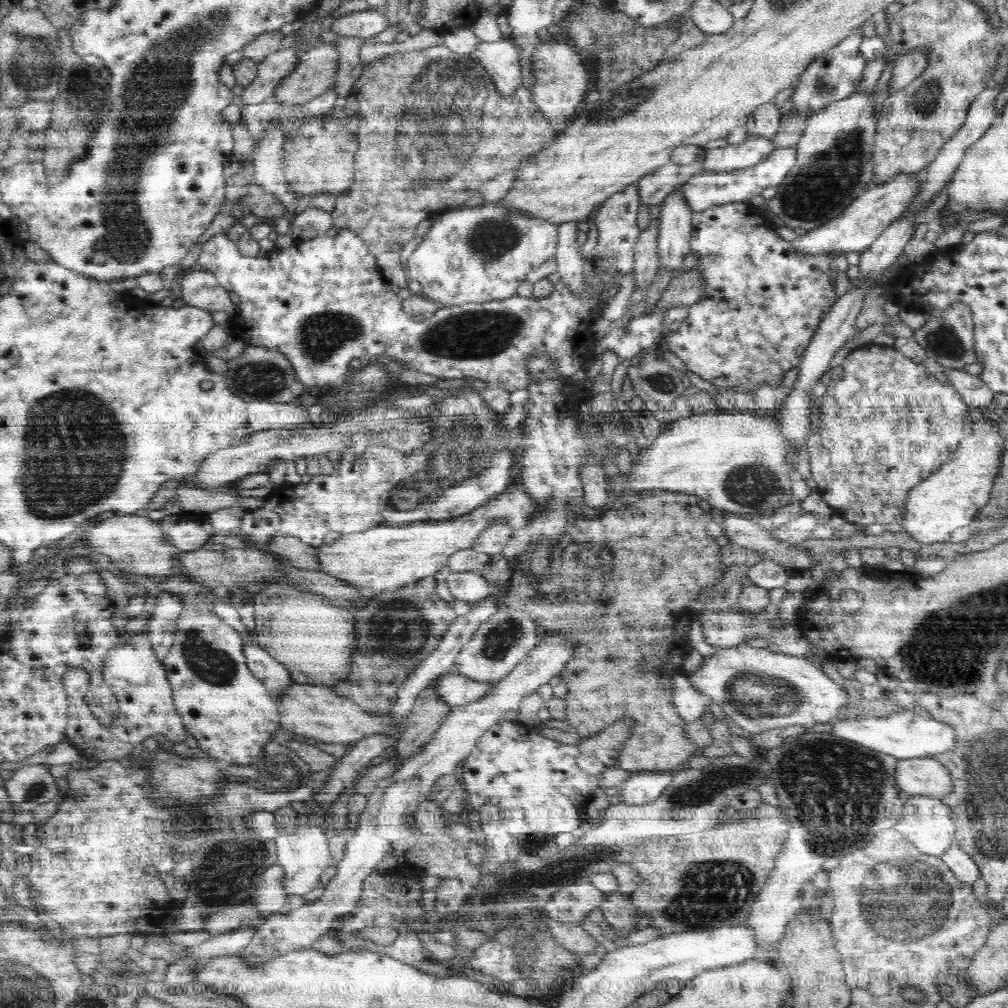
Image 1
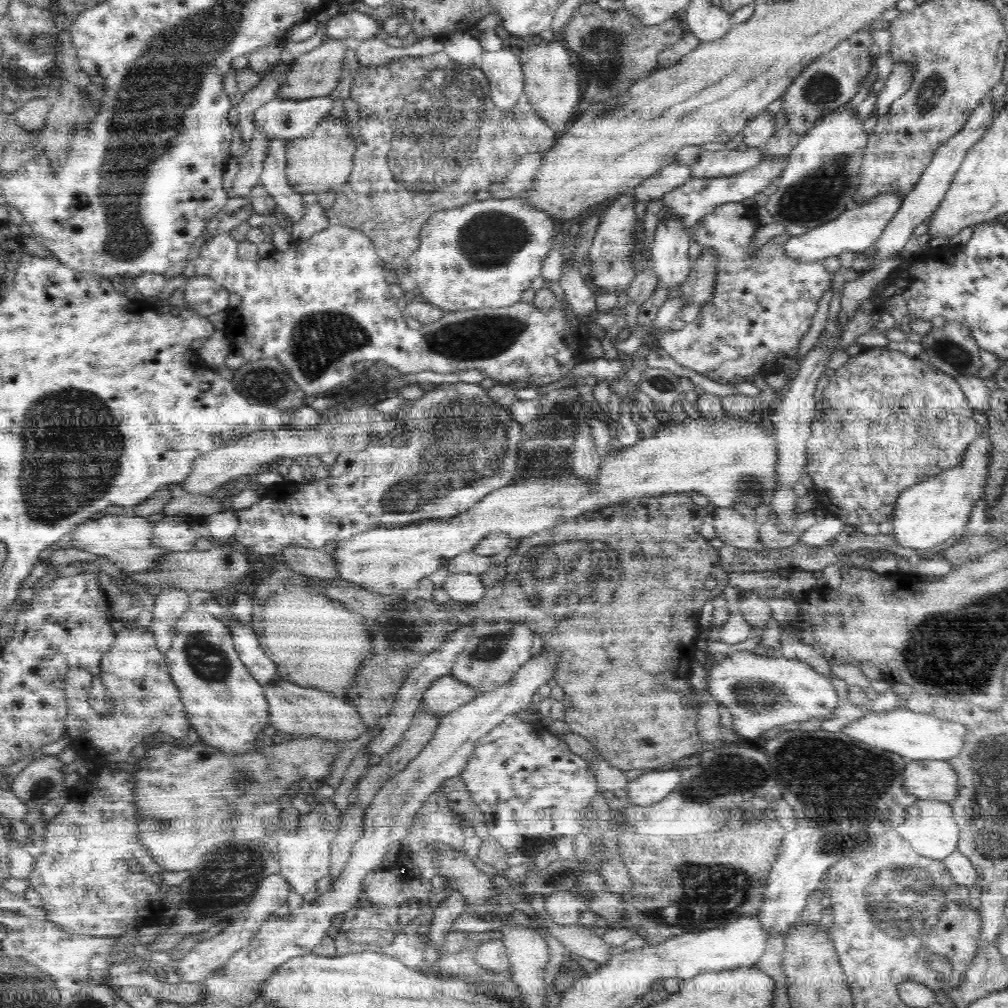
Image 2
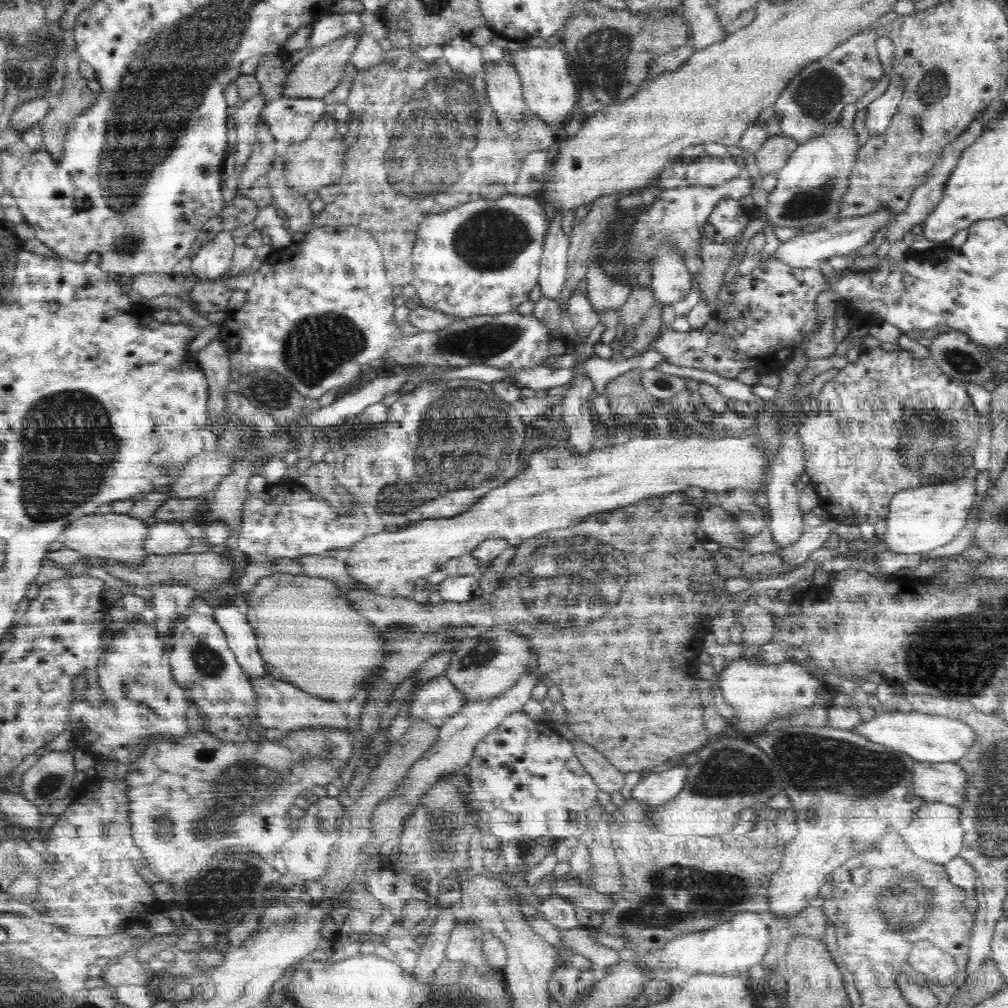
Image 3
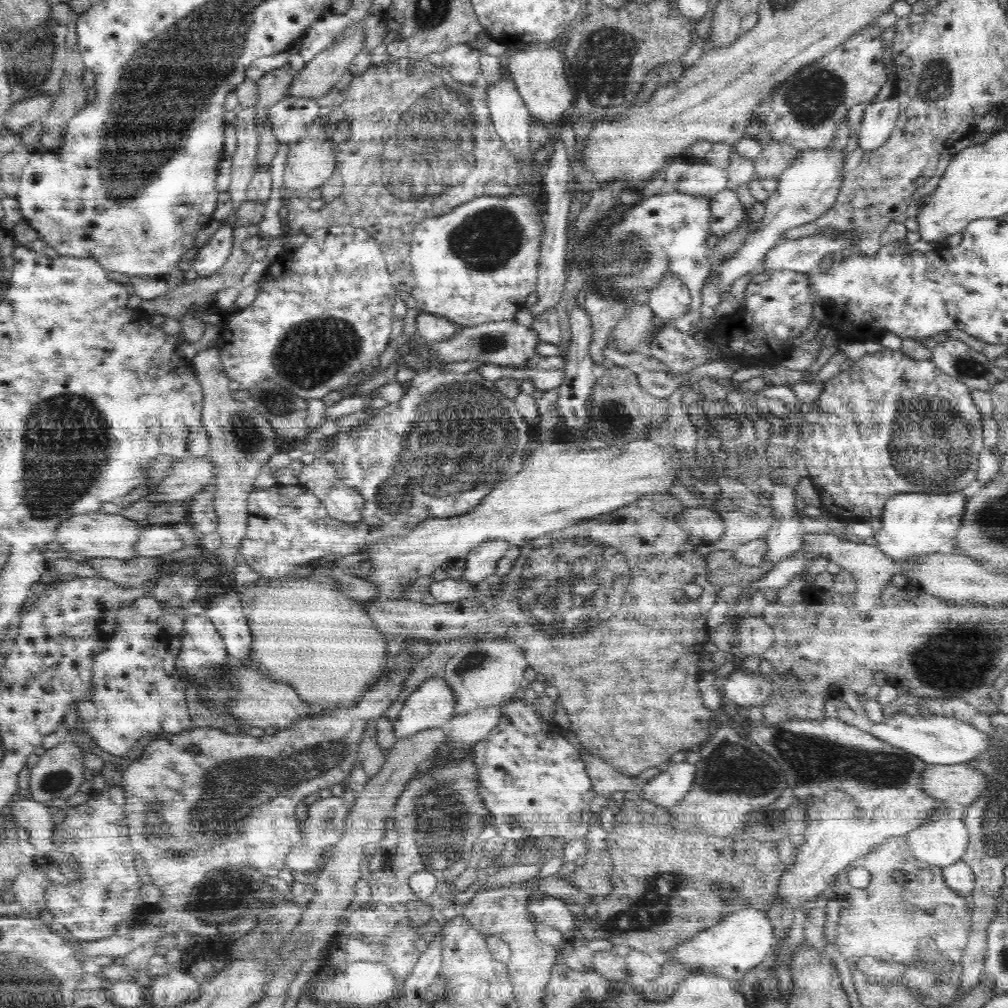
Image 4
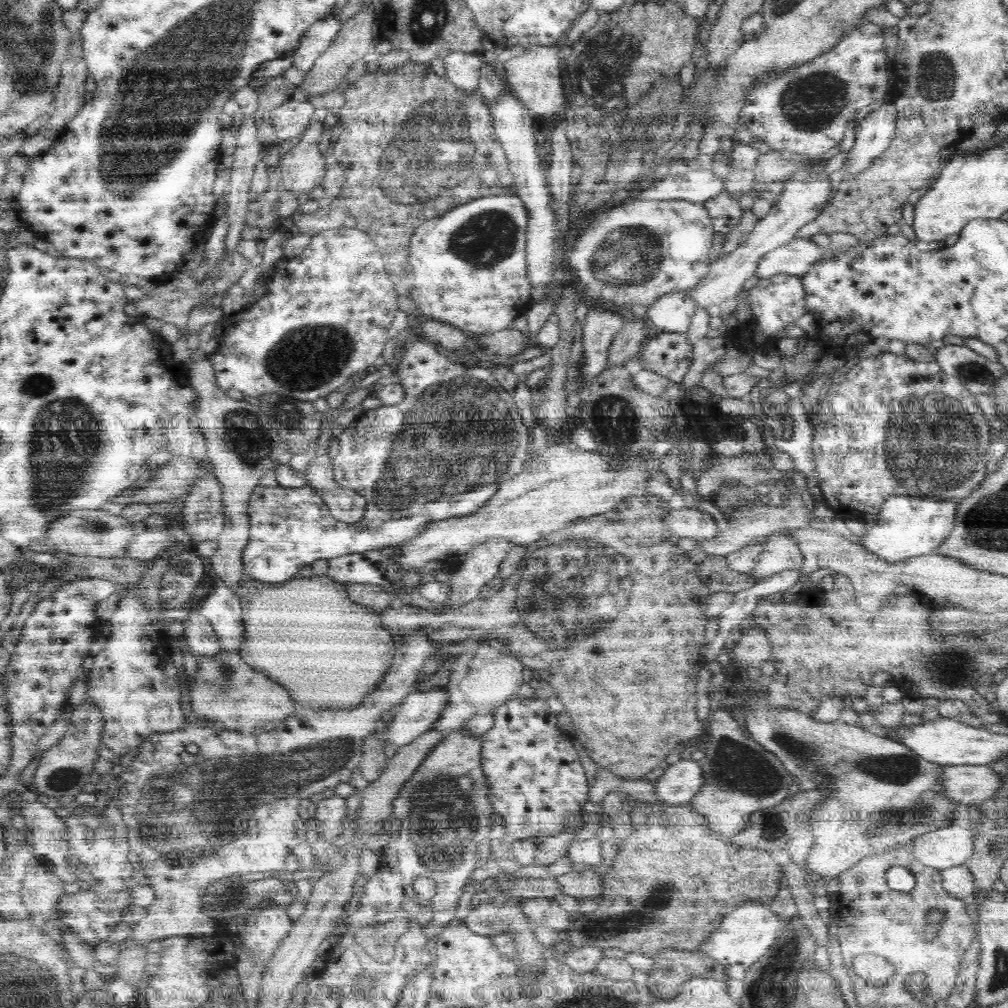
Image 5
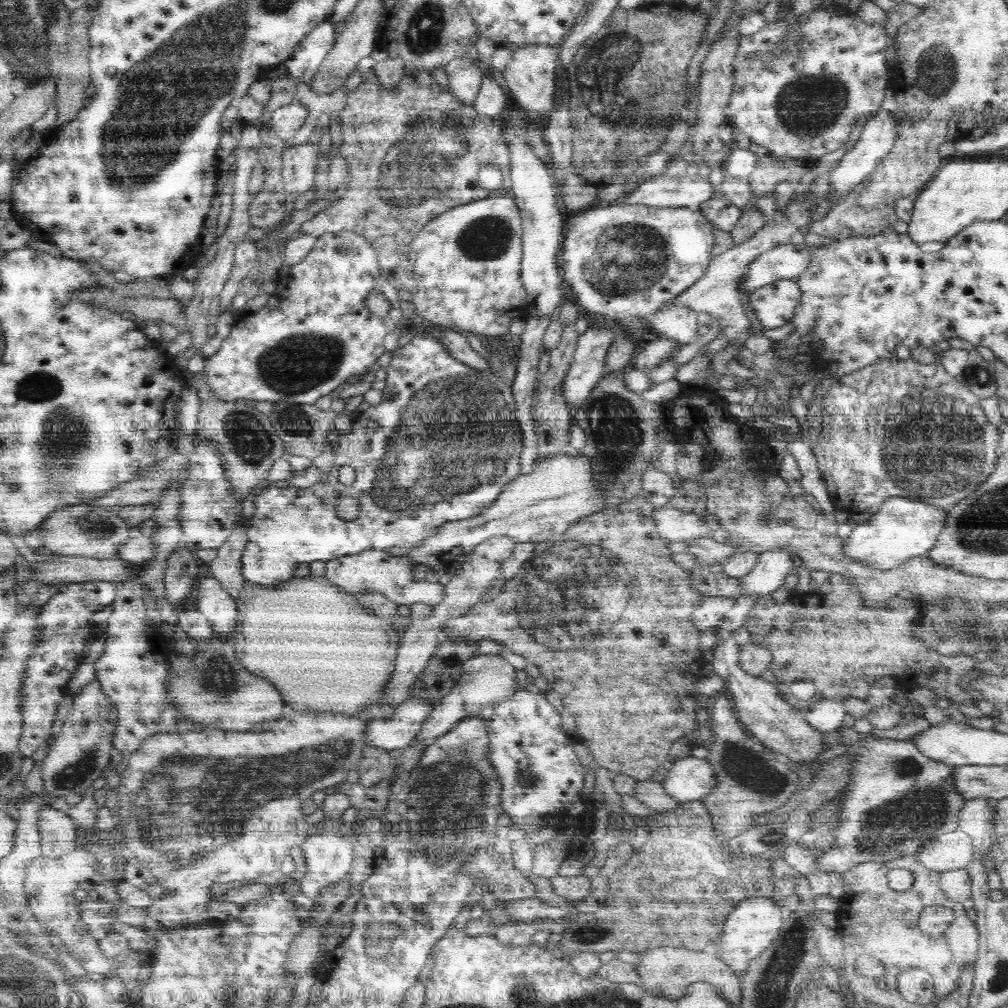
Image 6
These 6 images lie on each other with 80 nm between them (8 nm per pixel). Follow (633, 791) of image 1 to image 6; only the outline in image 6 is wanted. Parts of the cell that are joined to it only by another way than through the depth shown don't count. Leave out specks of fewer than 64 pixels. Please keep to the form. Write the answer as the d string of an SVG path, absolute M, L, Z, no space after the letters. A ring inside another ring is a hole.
M683 757L673 762L662 786L679 804L700 803L719 785L708 759Z

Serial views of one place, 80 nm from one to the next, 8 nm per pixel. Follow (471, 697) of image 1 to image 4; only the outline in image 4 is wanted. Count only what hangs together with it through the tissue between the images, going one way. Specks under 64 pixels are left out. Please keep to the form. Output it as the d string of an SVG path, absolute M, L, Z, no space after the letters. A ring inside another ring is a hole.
M442 673L426 680L403 702L398 720L393 723L397 740L426 730L447 727L454 717L456 701Z

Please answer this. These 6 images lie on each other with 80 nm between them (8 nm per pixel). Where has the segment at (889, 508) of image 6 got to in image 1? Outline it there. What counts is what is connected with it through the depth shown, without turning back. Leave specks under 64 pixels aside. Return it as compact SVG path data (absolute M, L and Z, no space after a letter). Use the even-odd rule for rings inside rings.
M988 418L975 420L972 432L960 442L953 458L908 491L902 513L903 534L920 544L934 544L948 540L960 526L971 526L977 512L991 497L993 480L1000 464L1003 438Z

